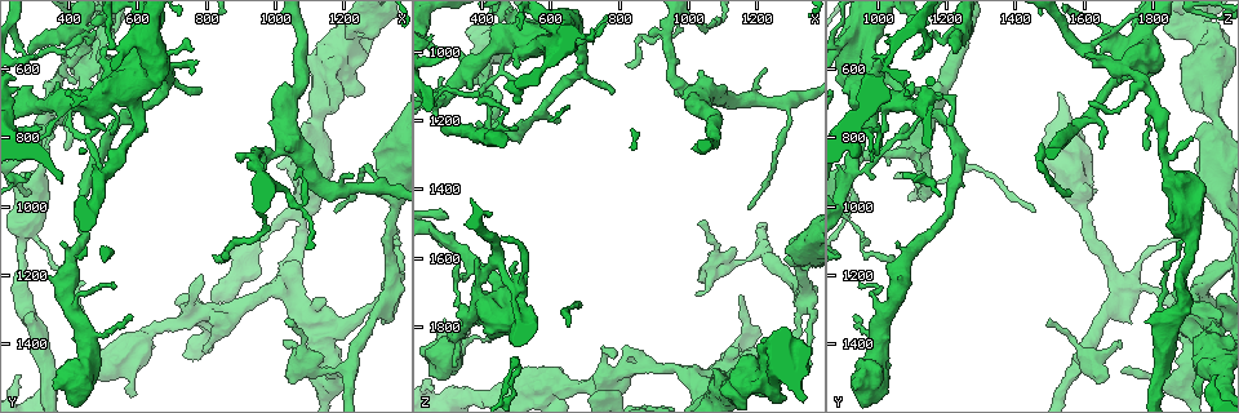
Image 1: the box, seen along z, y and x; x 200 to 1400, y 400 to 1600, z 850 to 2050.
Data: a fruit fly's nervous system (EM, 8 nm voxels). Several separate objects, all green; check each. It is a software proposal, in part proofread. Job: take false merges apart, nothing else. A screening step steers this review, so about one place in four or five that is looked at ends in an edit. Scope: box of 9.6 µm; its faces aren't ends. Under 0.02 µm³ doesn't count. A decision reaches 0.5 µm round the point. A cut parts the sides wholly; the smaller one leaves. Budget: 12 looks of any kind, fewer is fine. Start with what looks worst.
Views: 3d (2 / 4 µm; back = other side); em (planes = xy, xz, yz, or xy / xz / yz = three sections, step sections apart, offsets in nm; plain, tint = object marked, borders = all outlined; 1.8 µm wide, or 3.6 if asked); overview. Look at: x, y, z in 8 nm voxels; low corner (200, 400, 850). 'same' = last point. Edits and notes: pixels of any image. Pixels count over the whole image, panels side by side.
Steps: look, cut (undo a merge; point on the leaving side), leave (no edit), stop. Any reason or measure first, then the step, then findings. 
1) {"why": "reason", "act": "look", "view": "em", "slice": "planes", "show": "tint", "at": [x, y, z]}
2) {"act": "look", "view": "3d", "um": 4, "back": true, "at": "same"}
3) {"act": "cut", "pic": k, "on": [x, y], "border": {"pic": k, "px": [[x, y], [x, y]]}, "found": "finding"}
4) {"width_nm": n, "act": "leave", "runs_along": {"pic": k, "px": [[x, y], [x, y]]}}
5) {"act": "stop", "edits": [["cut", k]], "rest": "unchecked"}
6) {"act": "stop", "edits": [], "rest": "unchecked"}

{"why": "four or more arms meet", "act": "look", "view": "em", "um": 3.6, "slice": "xy", "step": 4, "show": "tint", "at": [620, 490, 950]}

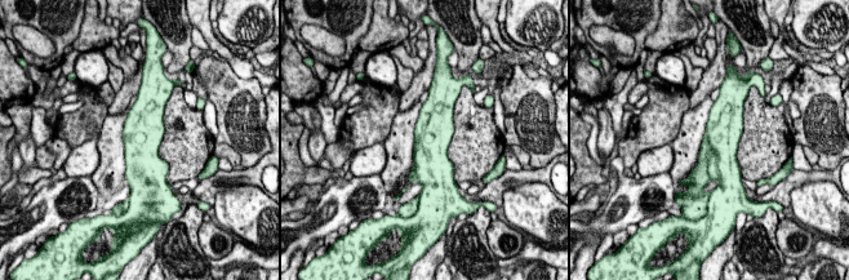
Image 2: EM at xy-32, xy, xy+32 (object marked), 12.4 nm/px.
{"width_nm": 460, "act": "cut", "pic": 2, "on": [699, 174], "border": {"pic": 2, "px": [[705, 132], [709, 140], [710, 180]]}, "found": "two cells meet here"}

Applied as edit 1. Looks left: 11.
{"why": "see it whole again", "act": "look", "view": "overview"}

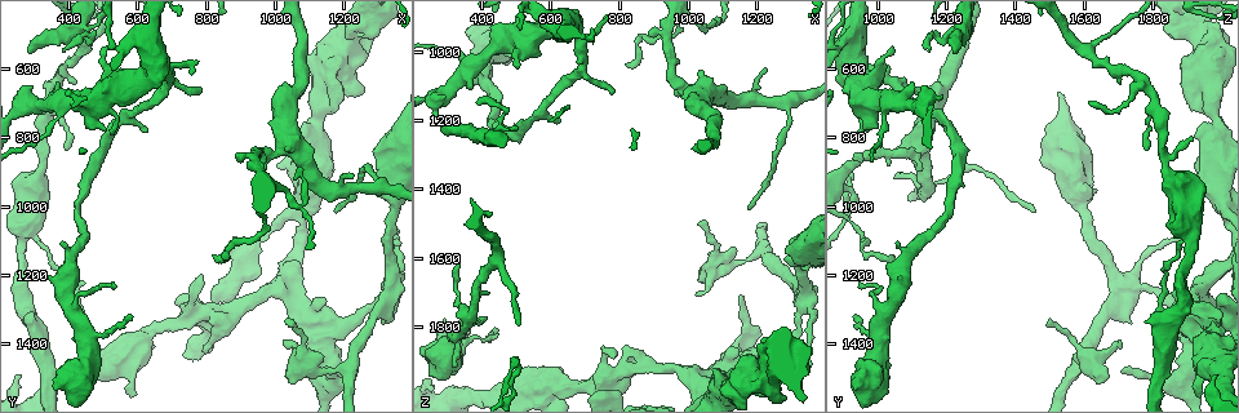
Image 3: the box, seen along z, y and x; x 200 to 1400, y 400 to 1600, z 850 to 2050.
{"why": "calibre changes", "act": "look", "view": "em", "um": 3.6, "slice": "planes", "show": "borders", "at": [1190, 570, 1950]}

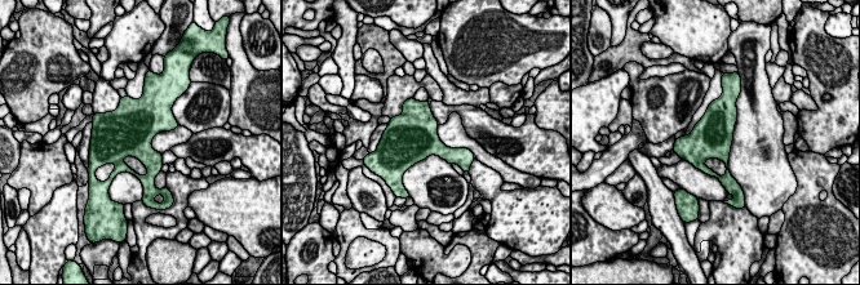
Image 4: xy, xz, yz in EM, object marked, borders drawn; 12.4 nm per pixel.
{"act": "leave", "found": "continuous, no second cell"}

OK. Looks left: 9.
{"why": "sharp bend", "act": "look", "view": "3d", "um": 4, "at": [750, 1330, 1960]}

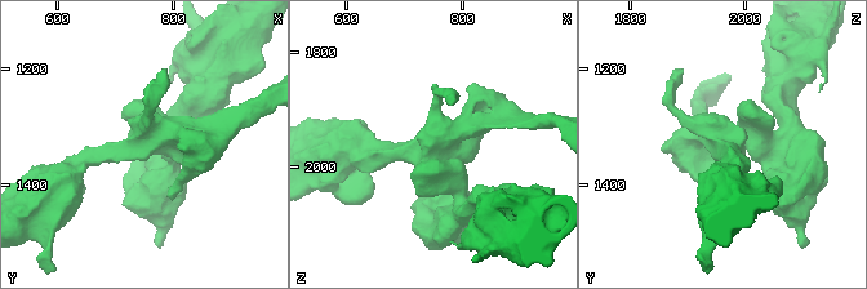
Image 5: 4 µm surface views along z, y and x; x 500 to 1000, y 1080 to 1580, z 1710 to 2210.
{"why": "shape alone is not enough", "act": "look", "view": "em", "slice": "planes", "show": "tint", "at": [755, 1325, 1965]}

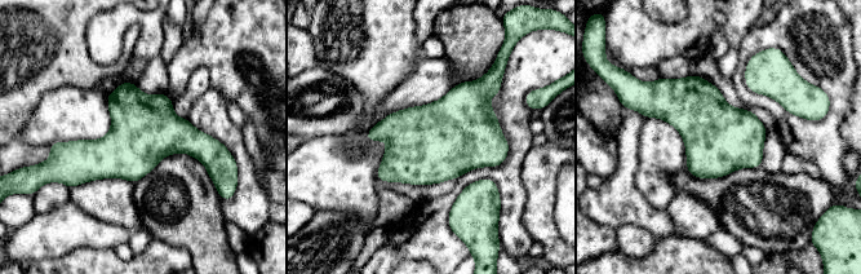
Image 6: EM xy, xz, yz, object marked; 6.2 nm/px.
{"width_nm": 420, "act": "leave", "found": "continuous, no second cell"}

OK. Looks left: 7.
{"why": "three arms meet", "act": "look", "view": "em", "um": 3.6, "slice": "planes", "show": "tint", "at": [1040, 820, 1130]}

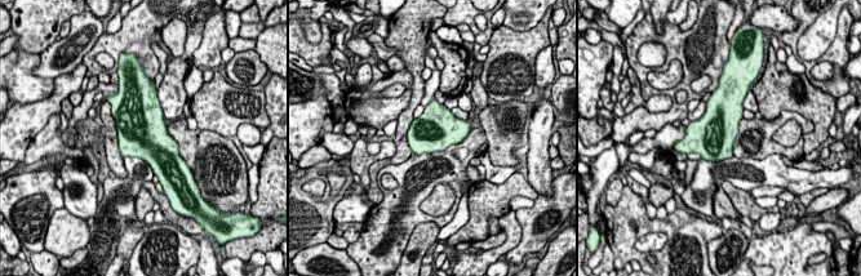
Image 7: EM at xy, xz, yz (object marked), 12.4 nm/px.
{"act": "leave", "found": "one cell here"}

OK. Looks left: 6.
{"why": "calibre changes", "act": "look", "view": "em", "slice": "xy", "step": 4, "show": "tint", "at": [470, 1470, 1990]}

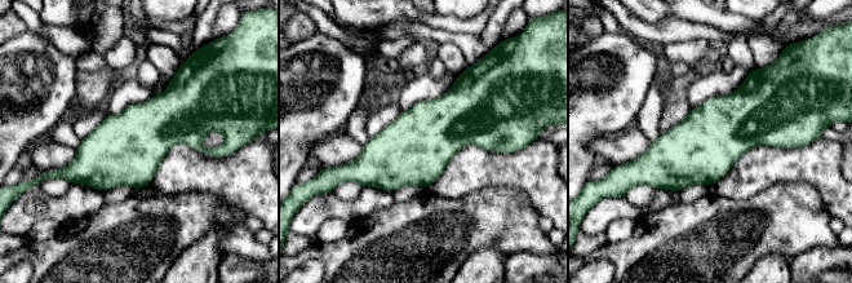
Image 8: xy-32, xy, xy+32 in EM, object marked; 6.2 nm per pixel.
{"act": "leave", "found": "continuous, no second cell"}

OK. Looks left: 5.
{"act": "stop", "edits": [["cut", 2]], "rest": "unchecked"}

